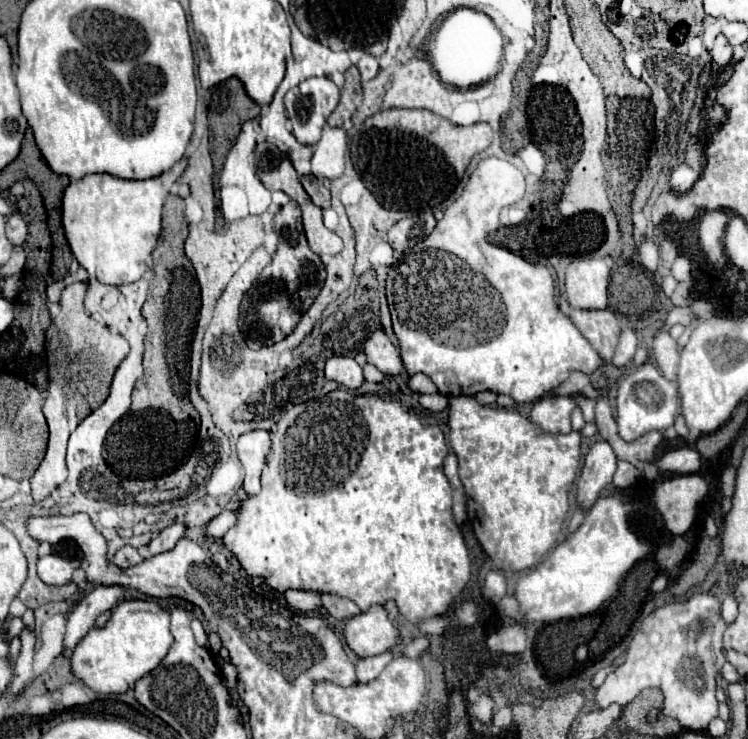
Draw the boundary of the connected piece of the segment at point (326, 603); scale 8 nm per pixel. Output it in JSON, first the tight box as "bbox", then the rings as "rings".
{"bbox":[322,594,360,620],"rings":[[[324,594],[322,606],[328,610],[330,616],[334,616],[338,620],[346,620],[346,618],[360,614],[360,608],[352,600],[346,600],[346,598],[336,596],[336,594]]]}

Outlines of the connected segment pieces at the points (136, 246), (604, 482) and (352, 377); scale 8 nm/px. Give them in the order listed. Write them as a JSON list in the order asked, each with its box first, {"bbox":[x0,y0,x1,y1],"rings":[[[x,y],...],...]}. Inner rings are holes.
[{"bbox":[46,158,188,324],"rings":[[[182,158],[170,170],[150,180],[122,180],[110,174],[88,174],[80,180],[72,180],[62,196],[62,224],[72,254],[88,274],[78,268],[78,272],[70,272],[64,280],[50,284],[46,290],[48,300],[58,302],[68,284],[84,282],[88,286],[86,310],[102,314],[104,322],[110,324],[110,312],[118,306],[118,286],[136,282],[146,272],[153,275],[148,260],[160,236],[162,206],[170,186],[182,176],[186,164],[188,160]]]},{"bbox":[578,440,616,510],"rings":[[[598,440],[586,454],[582,476],[578,480],[578,502],[588,510],[598,494],[612,482],[616,472],[616,454],[606,440]]]},{"bbox":[326,356,364,390],"rings":[[[332,356],[326,360],[326,380],[336,380],[348,390],[356,390],[362,386],[364,376],[362,368],[354,358],[348,356]]]}]

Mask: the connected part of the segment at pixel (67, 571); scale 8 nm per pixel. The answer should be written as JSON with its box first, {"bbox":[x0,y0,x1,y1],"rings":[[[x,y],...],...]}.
{"bbox":[38,554,74,586],"rings":[[[48,554],[38,560],[38,576],[44,584],[54,584],[54,586],[70,584],[72,574],[74,574],[72,562],[64,560],[56,554]]]}

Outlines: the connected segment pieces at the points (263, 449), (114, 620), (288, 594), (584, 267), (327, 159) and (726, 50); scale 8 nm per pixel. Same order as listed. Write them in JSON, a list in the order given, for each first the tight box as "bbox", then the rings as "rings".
[{"bbox":[238,430,270,494],"rings":[[[250,430],[238,438],[238,458],[246,470],[244,490],[248,494],[260,492],[260,472],[264,468],[266,454],[270,450],[270,434],[266,430]]]},{"bbox":[70,600,174,694],"rings":[[[122,600],[112,608],[112,618],[106,622],[102,628],[92,628],[74,648],[70,664],[72,664],[72,674],[78,676],[88,688],[92,688],[98,694],[122,694],[128,688],[134,688],[134,684],[150,674],[166,656],[170,650],[174,638],[170,634],[170,612],[164,610],[160,604],[154,600]]]},{"bbox":[284,590,320,612],"rings":[[[286,590],[284,592],[286,602],[300,610],[300,612],[316,612],[320,608],[320,594],[318,592],[306,592],[306,590]]]},{"bbox":[566,258,610,310],"rings":[[[602,258],[574,260],[566,268],[566,298],[572,308],[602,310],[608,300],[610,266]]]},{"bbox":[312,126,348,180],"rings":[[[326,126],[320,142],[314,146],[312,156],[312,174],[318,180],[334,180],[342,176],[346,164],[346,148],[348,136],[342,128]]]},{"bbox":[710,34,732,68],"rings":[[[720,34],[720,36],[716,38],[710,54],[712,54],[714,62],[716,62],[718,66],[722,66],[722,68],[730,62],[730,58],[732,58],[732,46],[730,46],[730,42],[728,42],[728,38],[726,38],[724,34]]]}]

